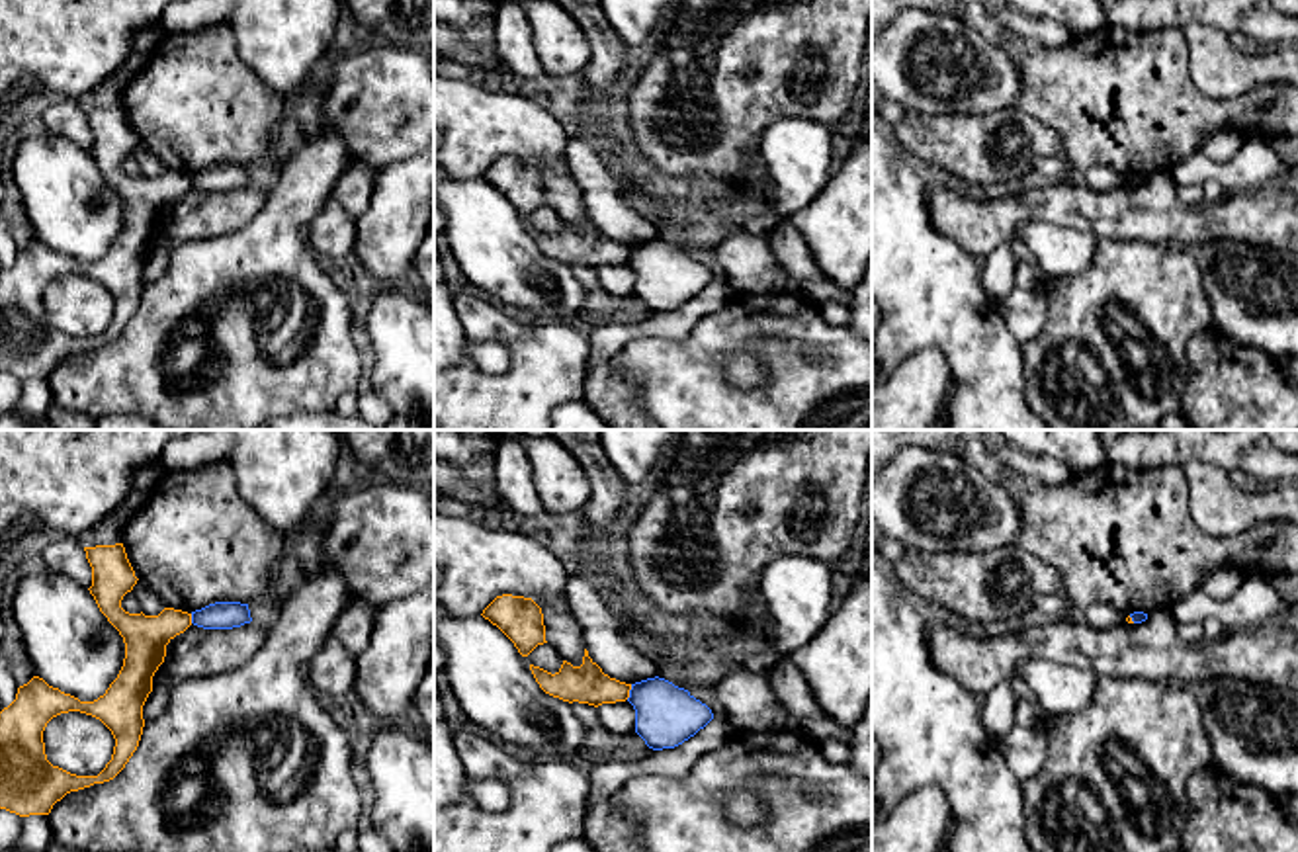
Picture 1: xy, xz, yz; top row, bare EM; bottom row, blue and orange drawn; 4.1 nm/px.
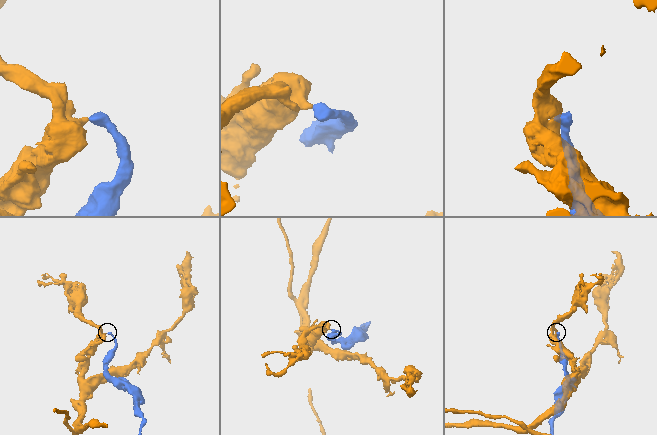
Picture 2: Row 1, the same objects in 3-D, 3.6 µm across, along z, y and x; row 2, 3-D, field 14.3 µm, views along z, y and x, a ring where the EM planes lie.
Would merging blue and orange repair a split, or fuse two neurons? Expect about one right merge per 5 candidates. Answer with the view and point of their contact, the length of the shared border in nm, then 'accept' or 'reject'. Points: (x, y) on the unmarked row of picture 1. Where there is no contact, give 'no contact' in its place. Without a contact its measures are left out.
xz (630, 255) | 70 nm | reject

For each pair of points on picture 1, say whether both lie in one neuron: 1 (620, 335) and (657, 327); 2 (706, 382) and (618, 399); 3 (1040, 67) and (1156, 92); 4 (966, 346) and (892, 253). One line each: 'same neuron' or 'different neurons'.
1: same neuron
2: different neurons
3: same neuron
4: same neuron

